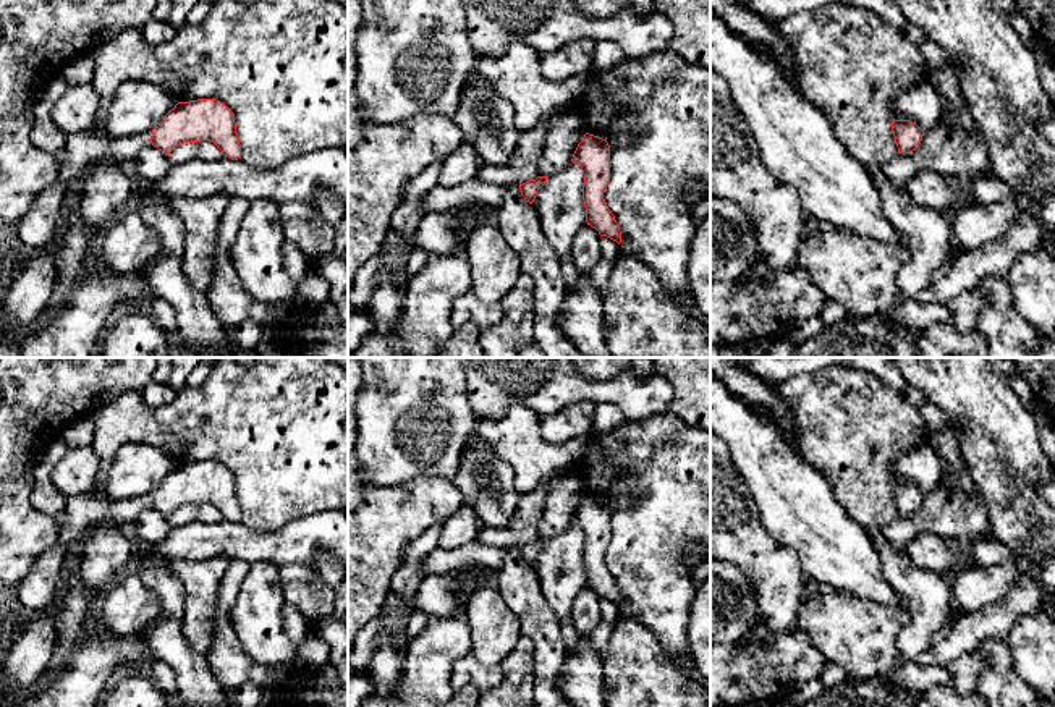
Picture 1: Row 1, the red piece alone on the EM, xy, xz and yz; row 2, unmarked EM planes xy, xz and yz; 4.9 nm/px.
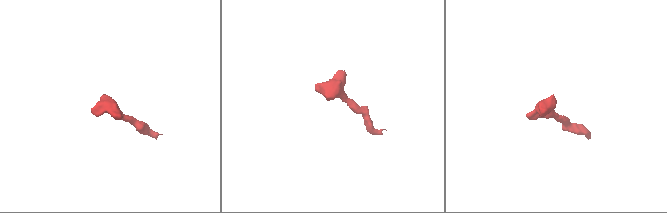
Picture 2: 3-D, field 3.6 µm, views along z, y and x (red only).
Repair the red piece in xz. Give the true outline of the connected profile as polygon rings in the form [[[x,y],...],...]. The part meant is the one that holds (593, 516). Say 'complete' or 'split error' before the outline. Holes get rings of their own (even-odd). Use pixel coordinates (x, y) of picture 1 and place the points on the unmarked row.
complete | [[[586,495],[573,516],[571,524],[579,527],[584,537],[583,563],[587,587],[595,591],[600,599],[607,599],[620,607],[620,589],[604,561],[604,555],[610,544],[608,505],[599,498]]]

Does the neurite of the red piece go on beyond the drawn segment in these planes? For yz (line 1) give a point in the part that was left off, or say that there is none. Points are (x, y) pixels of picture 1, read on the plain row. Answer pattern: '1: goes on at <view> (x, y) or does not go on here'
1: does not go on here

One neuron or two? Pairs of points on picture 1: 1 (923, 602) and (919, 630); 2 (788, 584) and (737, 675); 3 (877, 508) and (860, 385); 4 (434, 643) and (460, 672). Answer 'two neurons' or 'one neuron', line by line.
1: one neuron
2: two neurons
3: one neuron
4: two neurons

